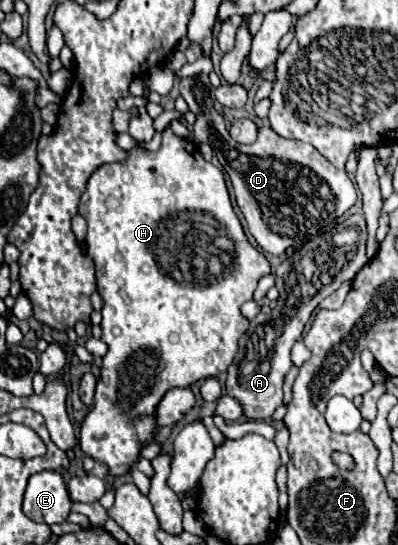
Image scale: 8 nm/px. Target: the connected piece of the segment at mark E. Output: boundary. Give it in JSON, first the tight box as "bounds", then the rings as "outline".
{"bounds":[23,471,71,523],"outline":[[[41,471],[29,477],[23,513],[37,523],[63,523],[71,511],[71,499],[63,477],[55,471]]]}

